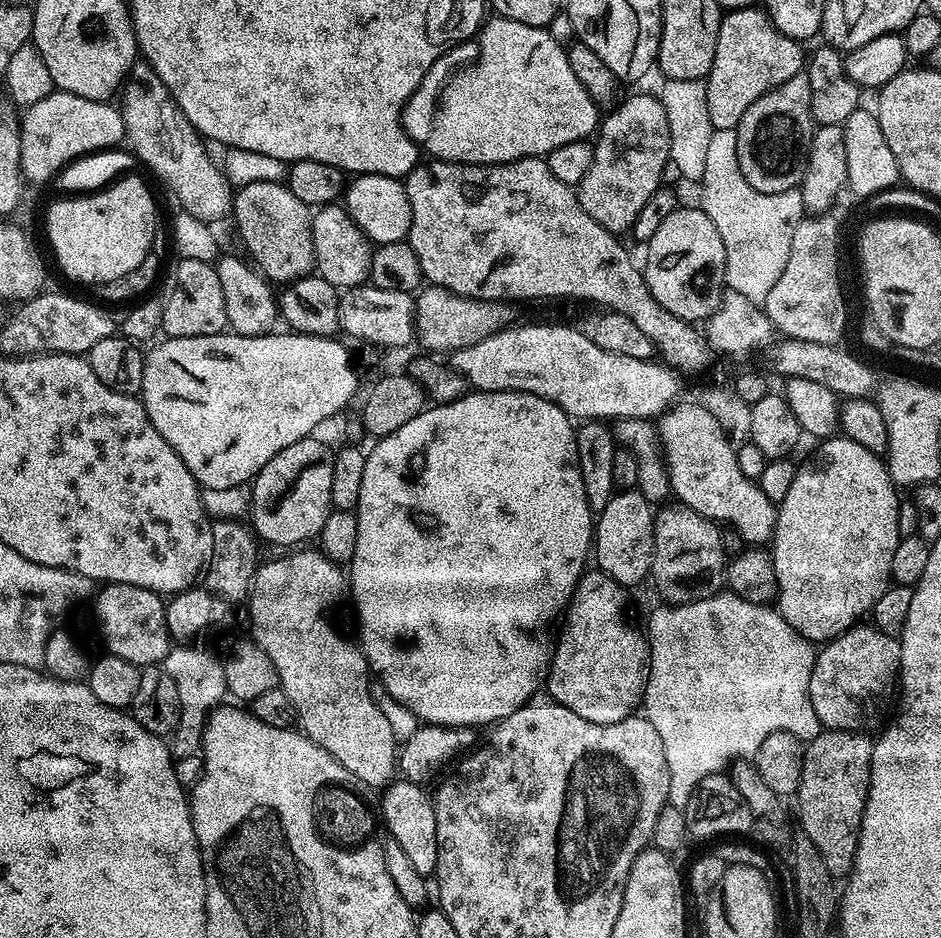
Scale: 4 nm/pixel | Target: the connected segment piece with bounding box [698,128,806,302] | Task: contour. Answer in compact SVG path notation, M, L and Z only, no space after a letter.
M735 128L715 130L711 135L707 148L705 173L698 181L700 187L699 207L714 222L724 247L724 284L731 291L744 294L746 298L762 302L770 290L774 290L774 282L782 278L782 270L786 270L786 258L790 258L790 242L794 238L794 230L805 219L806 209L802 202L799 188L791 188L782 194L762 194L762 190L754 190L750 182L742 174L738 166L738 138Z

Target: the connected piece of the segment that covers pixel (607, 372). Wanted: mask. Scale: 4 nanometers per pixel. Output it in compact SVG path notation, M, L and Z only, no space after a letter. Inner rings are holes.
M564 324L505 326L502 331L490 334L490 338L482 338L482 342L456 349L451 353L450 363L477 392L534 394L554 402L568 417L580 422L656 418L682 392L677 373L667 364L610 354L610 350L594 346L587 331L579 332Z

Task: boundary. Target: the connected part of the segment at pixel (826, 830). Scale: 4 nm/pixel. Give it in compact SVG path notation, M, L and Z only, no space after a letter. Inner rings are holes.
M822 730L818 738L807 741L804 749L802 778L794 797L800 811L798 828L818 846L822 862L834 878L847 877L852 871L870 786L873 743L873 737L862 732Z

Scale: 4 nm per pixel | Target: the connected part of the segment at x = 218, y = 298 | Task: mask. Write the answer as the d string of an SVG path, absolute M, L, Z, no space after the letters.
M206 260L179 261L172 276L172 289L164 300L165 337L198 338L199 336L219 336L228 328L226 318L226 294L218 283L215 263Z

